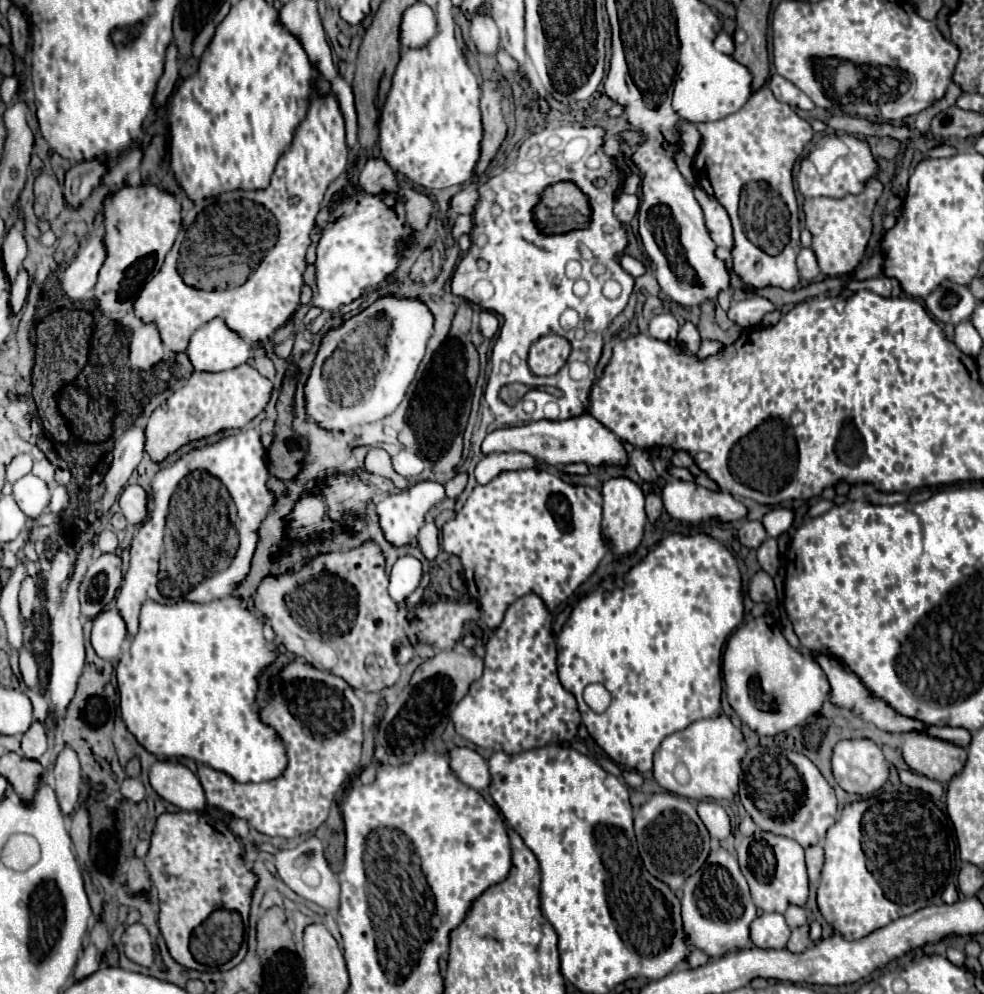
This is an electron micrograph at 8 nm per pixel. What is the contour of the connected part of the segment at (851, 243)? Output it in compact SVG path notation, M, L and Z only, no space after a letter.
M872 179L866 185L866 191L860 195L848 195L844 199L816 197L816 199L804 201L802 209L806 215L806 227L812 233L812 249L816 253L820 271L824 275L828 277L846 275L856 271L856 267L862 263L862 259L866 257L868 241L872 237L872 213L882 191L884 191L884 185Z

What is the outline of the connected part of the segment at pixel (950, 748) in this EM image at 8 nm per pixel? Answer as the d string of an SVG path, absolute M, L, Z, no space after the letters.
M910 731L902 735L902 757L906 765L940 783L950 781L966 763L966 749L938 737L930 737L922 731Z

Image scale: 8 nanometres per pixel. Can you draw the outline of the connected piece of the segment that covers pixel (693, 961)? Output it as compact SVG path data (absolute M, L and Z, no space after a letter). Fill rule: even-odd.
M692 949L690 953L688 953L688 963L690 963L690 967L700 967L700 965L706 965L710 961L710 957L704 953L704 951L700 951L700 949Z

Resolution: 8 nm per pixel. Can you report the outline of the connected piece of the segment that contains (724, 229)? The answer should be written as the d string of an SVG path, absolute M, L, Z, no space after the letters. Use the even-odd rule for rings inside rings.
M698 184L694 187L694 195L696 195L696 199L704 211L706 227L708 227L708 233L714 239L714 243L732 251L734 235L732 235L732 225L730 225L730 217L728 217L726 209L722 205L718 205L716 199L708 197Z

